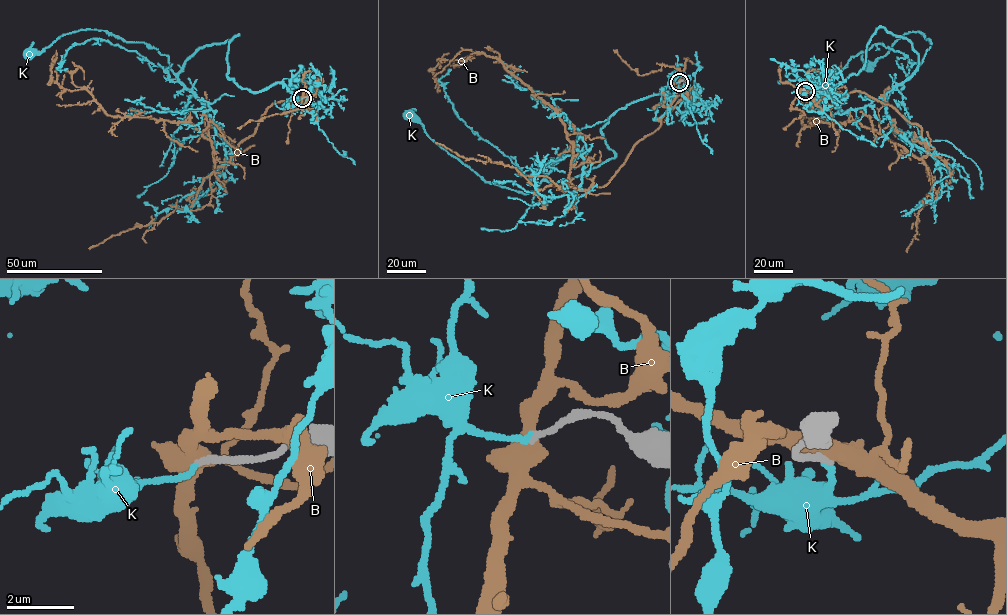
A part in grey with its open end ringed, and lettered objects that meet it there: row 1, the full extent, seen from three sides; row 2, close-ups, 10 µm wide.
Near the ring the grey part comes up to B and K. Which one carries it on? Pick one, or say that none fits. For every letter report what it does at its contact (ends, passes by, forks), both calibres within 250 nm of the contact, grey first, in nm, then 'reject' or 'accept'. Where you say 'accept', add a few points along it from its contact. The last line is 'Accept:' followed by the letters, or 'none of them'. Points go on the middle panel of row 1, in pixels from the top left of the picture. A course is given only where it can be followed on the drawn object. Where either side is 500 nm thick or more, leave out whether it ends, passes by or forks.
B: 180 nm thick on the grey side, 500 nm on the other; reject
K: it ends there; 170 nm thick on the grey side, 160 nm on the other; accept; it runs (679, 82), (670, 97), (616, 110), (600, 130), (612, 158), (528, 194), (486, 182), (408, 116)
Accept: K

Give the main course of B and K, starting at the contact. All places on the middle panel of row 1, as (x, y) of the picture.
B: (679, 82), (658, 127), (587, 189), (569, 180), (573, 145), (558, 114), (498, 60), (442, 59), (439, 91)
K: (679, 82), (670, 97), (616, 110), (600, 130), (612, 158), (528, 194), (486, 182), (408, 116)

